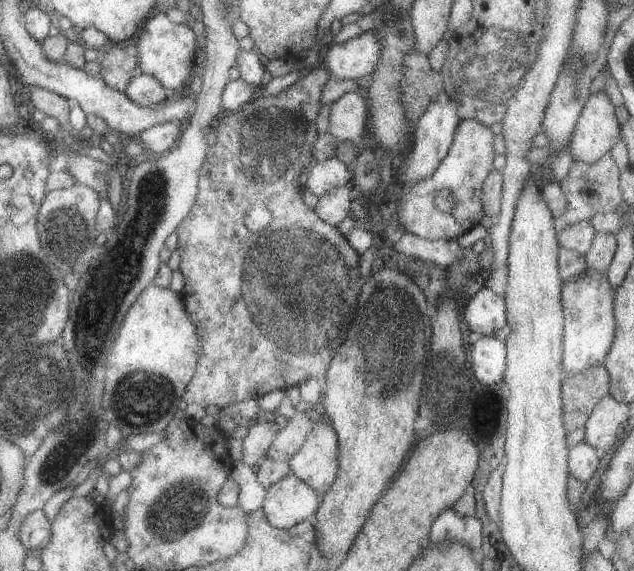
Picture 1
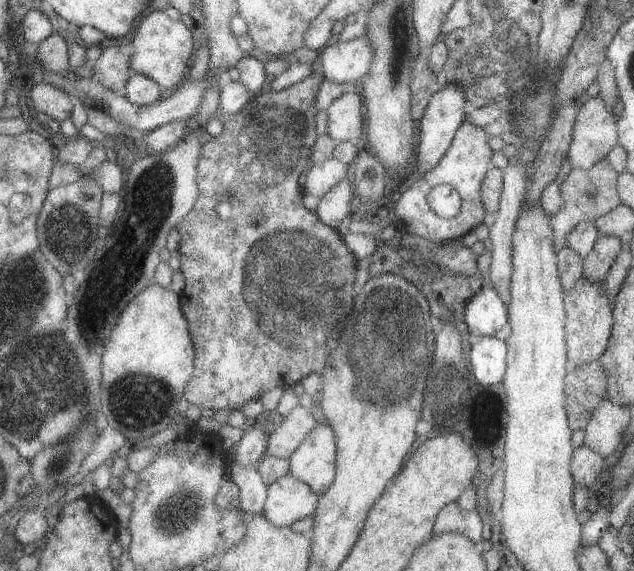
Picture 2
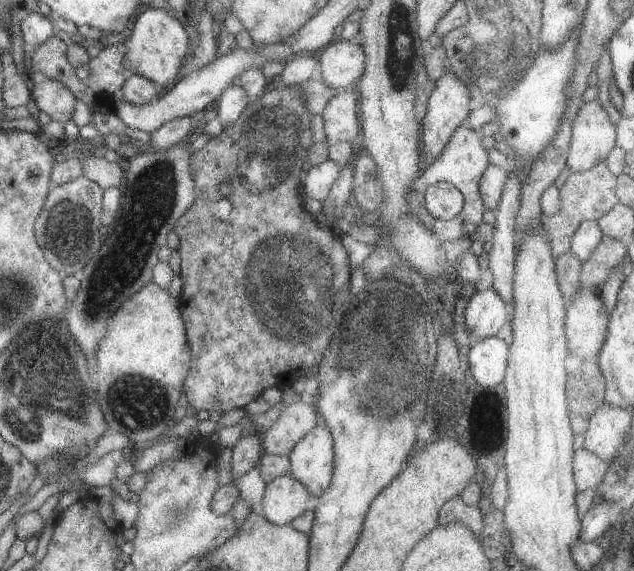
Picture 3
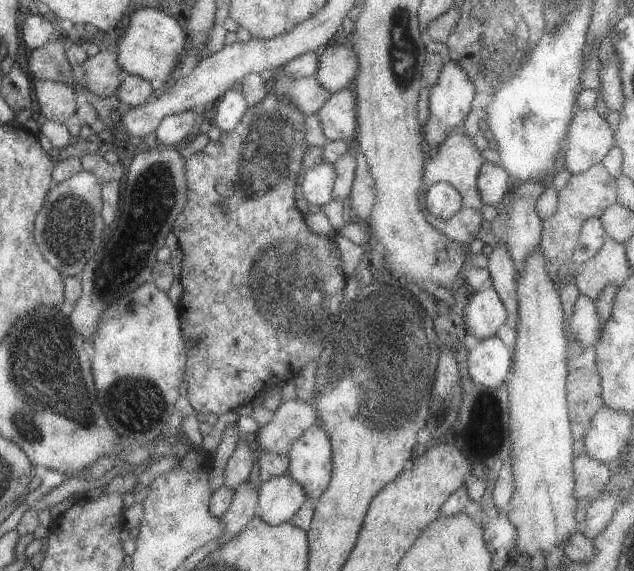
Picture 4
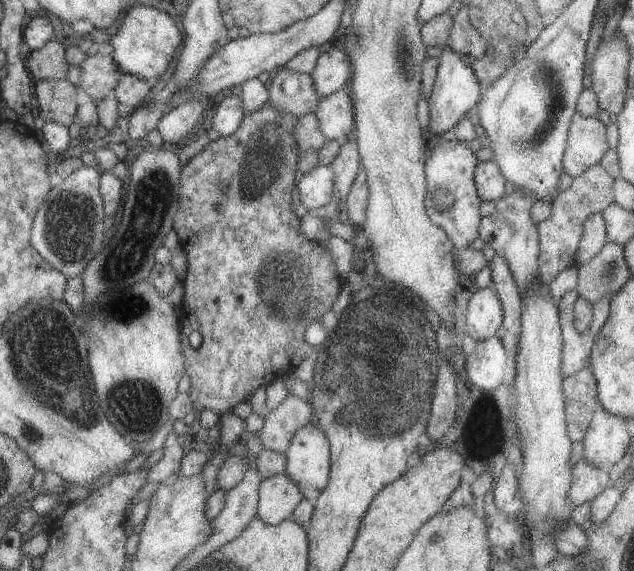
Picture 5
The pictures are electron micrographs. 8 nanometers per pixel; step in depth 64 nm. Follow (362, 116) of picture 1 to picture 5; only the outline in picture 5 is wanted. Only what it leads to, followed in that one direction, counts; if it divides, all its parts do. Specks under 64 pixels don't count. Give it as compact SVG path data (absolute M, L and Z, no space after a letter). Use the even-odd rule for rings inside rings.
M343 88L325 96L319 102L315 116L319 122L319 130L327 142L333 142L333 140L341 142L341 140L353 136L353 130L355 130L353 110L355 108L353 108L351 96L347 96L347 92Z

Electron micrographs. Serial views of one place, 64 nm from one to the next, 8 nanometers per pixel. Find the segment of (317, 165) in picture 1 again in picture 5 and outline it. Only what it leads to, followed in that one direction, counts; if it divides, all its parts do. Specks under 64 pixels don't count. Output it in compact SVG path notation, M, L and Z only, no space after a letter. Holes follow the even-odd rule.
M315 166L297 178L299 200L311 214L333 200L333 186L335 178L329 166Z

